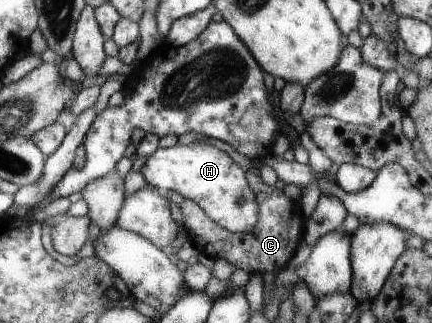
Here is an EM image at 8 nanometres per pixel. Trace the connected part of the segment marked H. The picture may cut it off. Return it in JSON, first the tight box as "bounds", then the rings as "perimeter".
{"bounds":[139,143,259,234],"perimeter":[[[201,143],[158,148],[139,162],[139,173],[153,189],[165,194],[176,192],[195,201],[212,222],[233,234],[248,233],[257,226],[259,205],[256,194],[247,183],[247,173],[221,149]]]}

